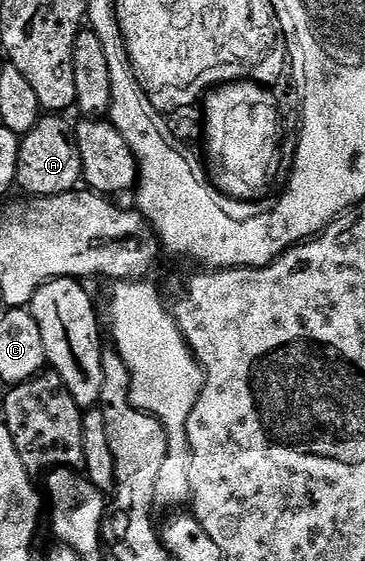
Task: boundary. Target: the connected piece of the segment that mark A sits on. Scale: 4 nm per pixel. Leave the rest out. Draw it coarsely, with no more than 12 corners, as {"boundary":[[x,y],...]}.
{"boundary":[[46,113],[21,138],[17,186],[50,198],[82,185],[77,131]]}

